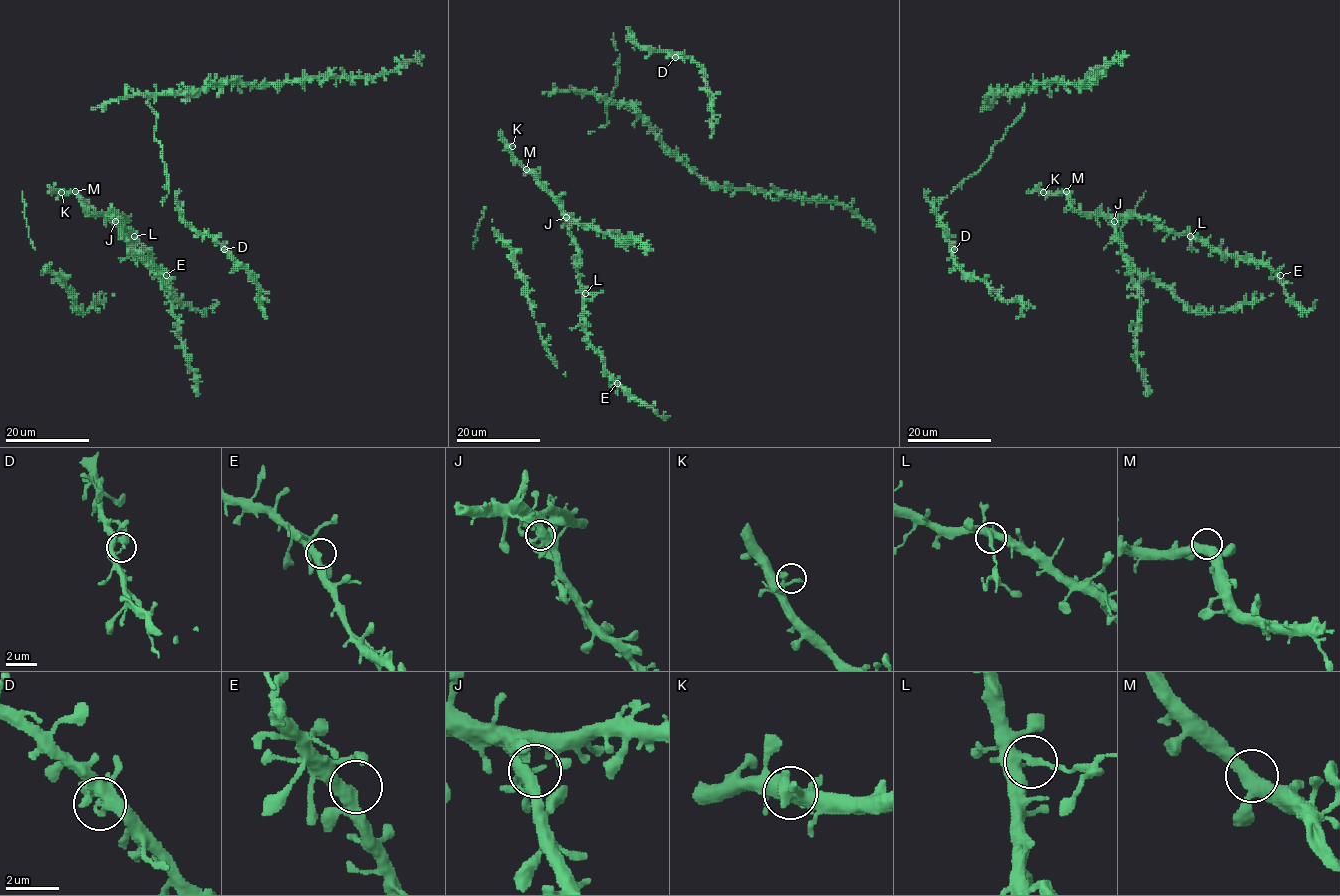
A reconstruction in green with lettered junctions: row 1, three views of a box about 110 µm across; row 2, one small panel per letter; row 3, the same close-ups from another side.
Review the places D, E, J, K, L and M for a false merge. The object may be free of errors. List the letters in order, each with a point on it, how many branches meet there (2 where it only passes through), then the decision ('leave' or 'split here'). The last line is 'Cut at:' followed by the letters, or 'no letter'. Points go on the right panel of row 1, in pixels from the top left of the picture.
D: at (954, 249); 3 branches meet; leave
E: at (1280, 275); 3 branches meet; leave
J: at (1114, 221); 3 branches meet; leave
K: at (1043, 192); 2 branches meet; leave
L: at (1190, 236); 3 branches meet; split here
M: at (1066, 191); 3 branches meet; leave
Cut at: L

